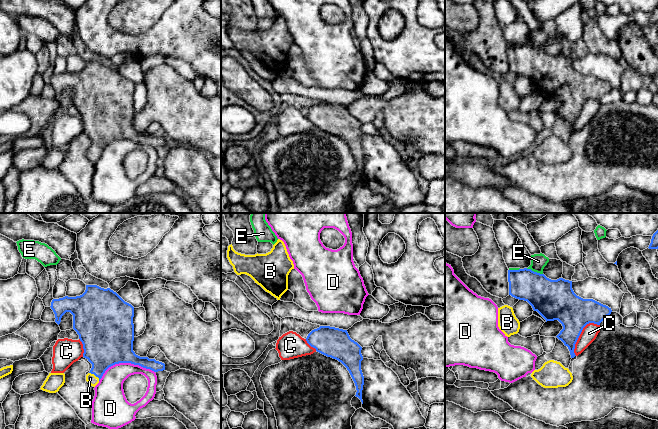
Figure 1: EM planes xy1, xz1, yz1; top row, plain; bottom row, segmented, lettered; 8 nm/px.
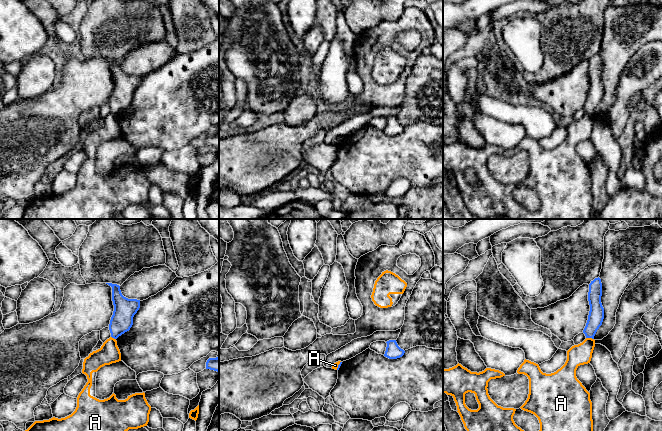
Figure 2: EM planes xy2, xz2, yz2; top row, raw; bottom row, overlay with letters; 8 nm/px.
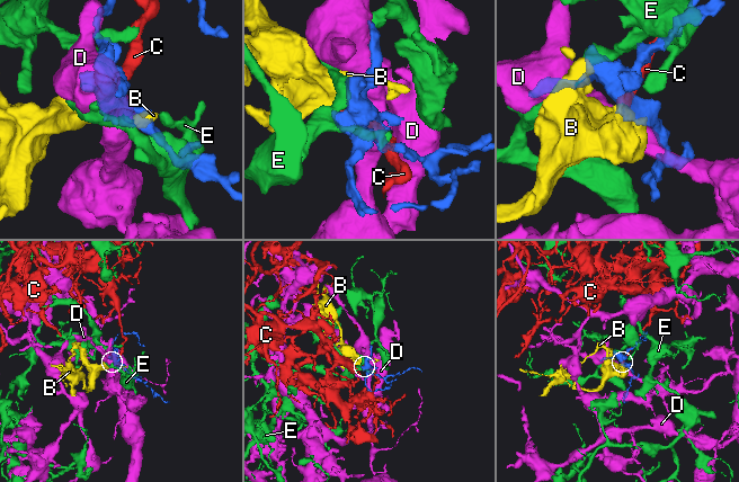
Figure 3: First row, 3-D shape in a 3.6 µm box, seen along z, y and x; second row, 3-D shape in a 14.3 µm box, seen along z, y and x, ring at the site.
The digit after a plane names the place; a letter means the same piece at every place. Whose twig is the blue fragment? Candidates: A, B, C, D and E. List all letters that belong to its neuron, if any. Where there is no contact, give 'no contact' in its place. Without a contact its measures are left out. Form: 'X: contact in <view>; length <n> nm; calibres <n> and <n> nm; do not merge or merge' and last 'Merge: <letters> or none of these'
A: contact in yz2; length 70 nm; calibres 130 and 170 nm; do not merge
B: contact in xy1; length 110 nm; calibres 340 and 80 nm; merge
C: contact in yz1; length 320 nm; calibres 280 and 130 nm; do not merge
D: contact in xy1; length 460 nm; calibres 420 and 200 nm; do not merge
E: contact in yz1; length 140 nm; calibres 300 and 130 nm; do not merge
Merge: B

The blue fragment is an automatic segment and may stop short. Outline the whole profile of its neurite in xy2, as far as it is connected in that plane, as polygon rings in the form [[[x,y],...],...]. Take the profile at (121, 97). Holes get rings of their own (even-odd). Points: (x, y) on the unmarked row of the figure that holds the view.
[[[106,60],[112,63],[112,77],[114,81],[109,106],[111,113],[117,115],[132,103],[133,93],[140,84],[140,76],[124,73],[121,69],[120,62],[117,60]]]

